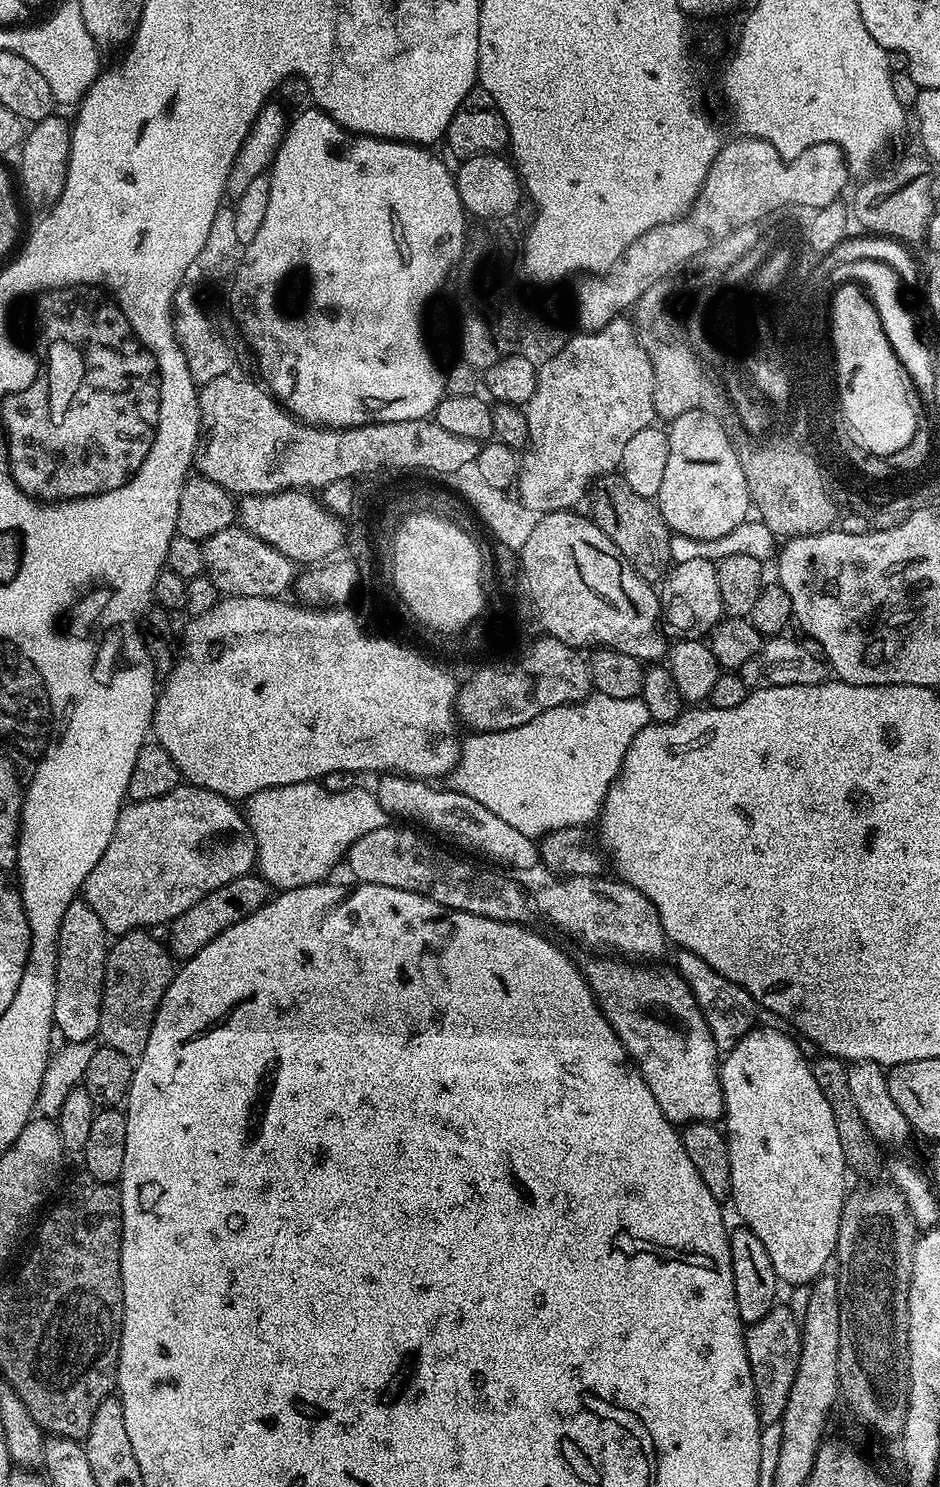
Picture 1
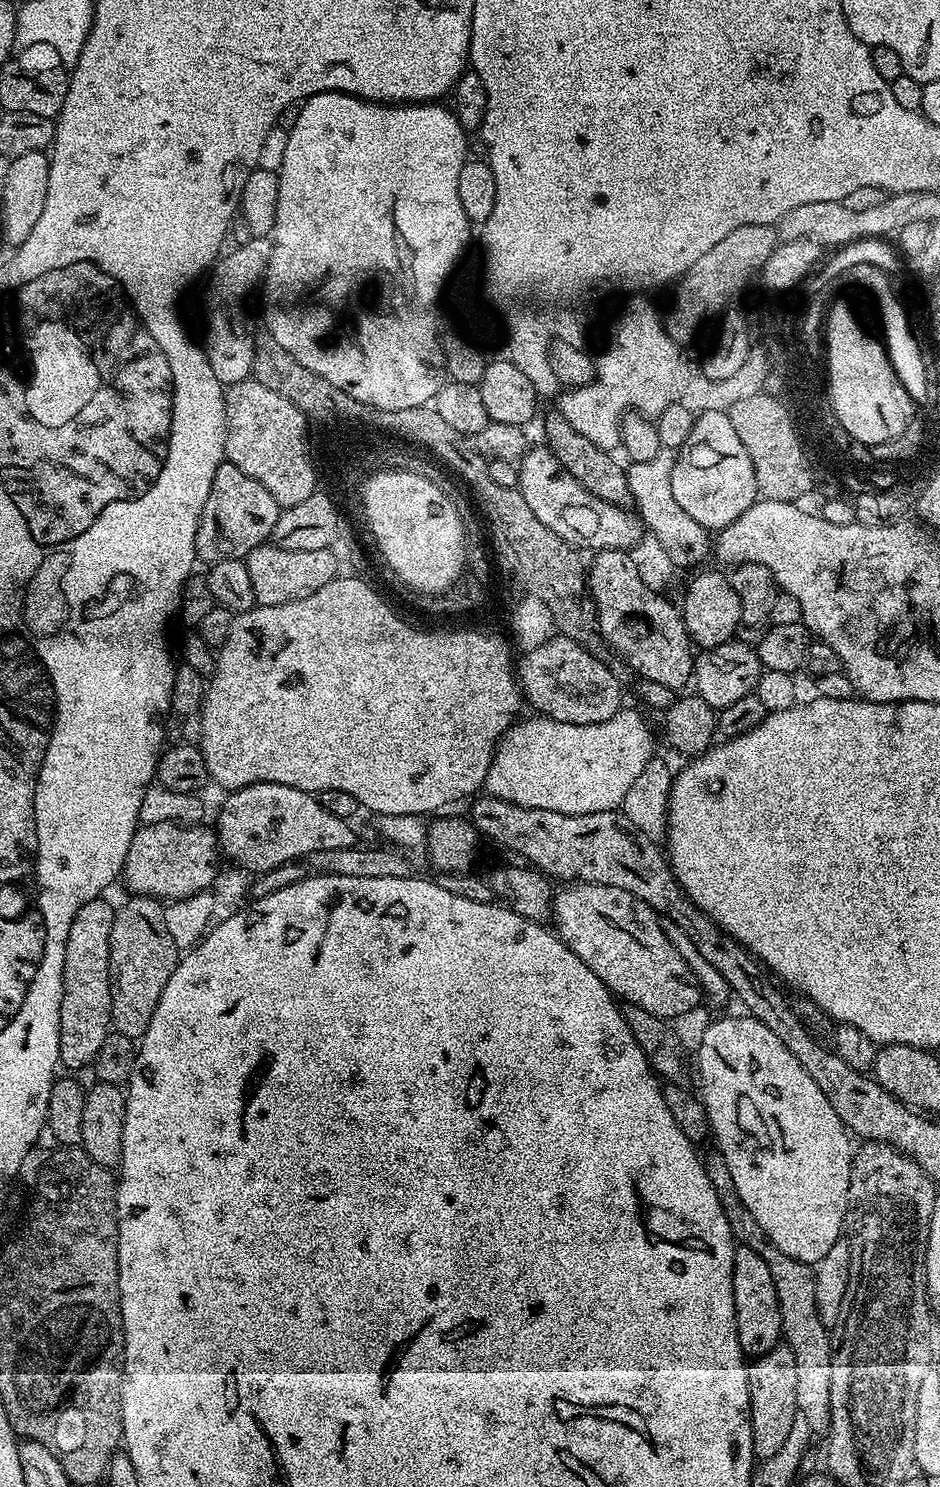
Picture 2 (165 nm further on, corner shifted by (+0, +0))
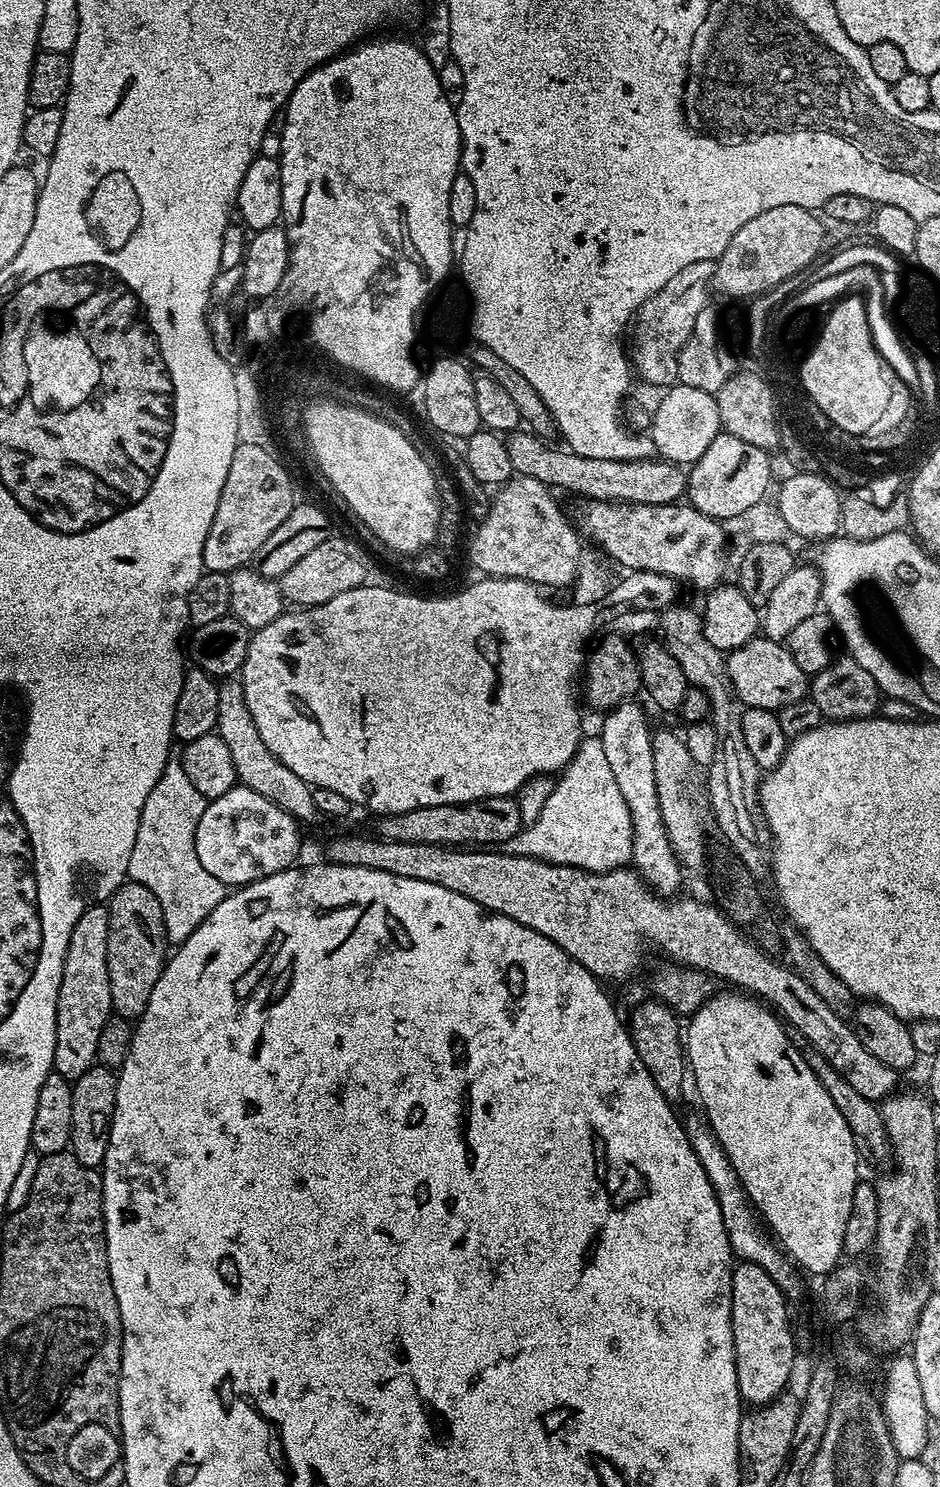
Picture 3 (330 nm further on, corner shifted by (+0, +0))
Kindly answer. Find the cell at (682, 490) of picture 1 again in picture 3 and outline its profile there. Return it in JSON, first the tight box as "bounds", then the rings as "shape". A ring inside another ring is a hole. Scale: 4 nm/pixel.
{"bounds":[687,431,770,522],"shape":[[[721,431],[706,452],[691,465],[687,499],[702,514],[713,516],[721,522],[730,522],[736,515],[759,505],[762,499],[760,492],[765,492],[764,488],[770,479],[769,469],[757,448],[751,448],[742,438]]]}

